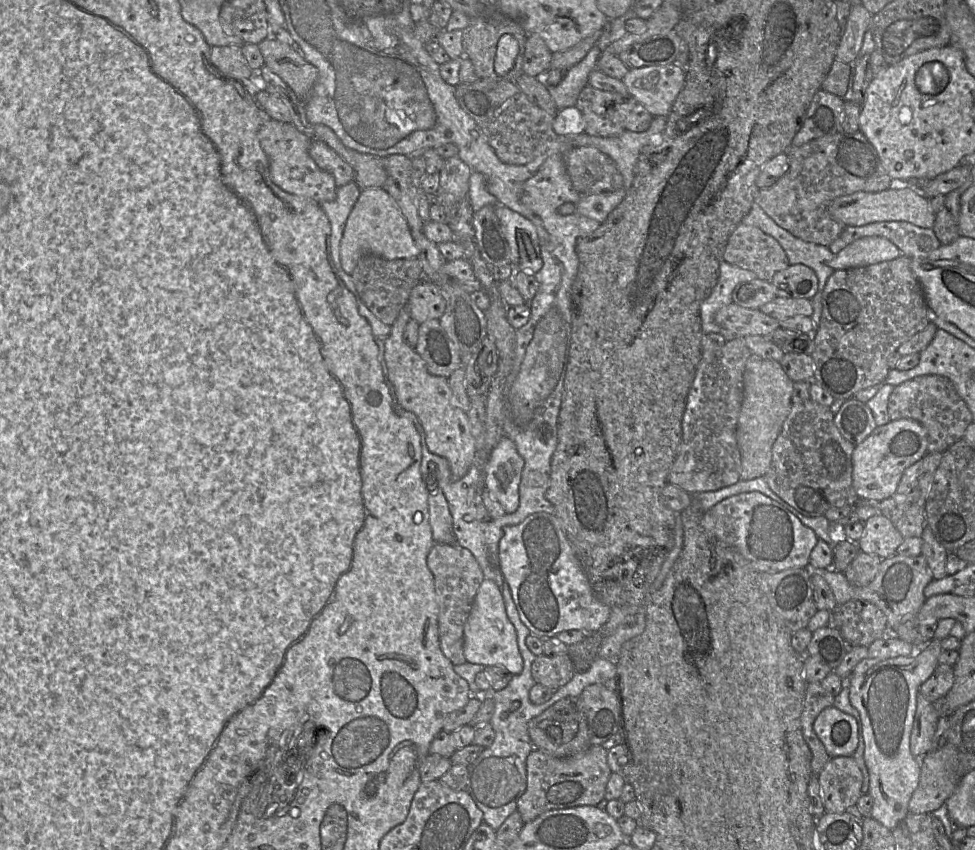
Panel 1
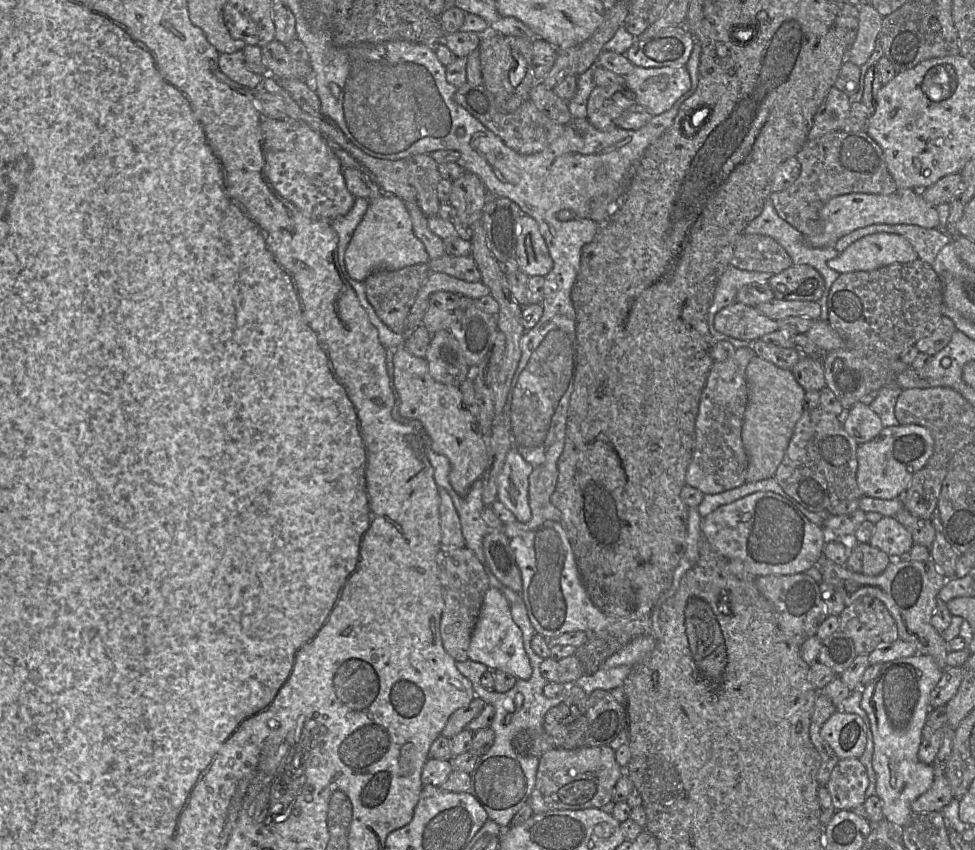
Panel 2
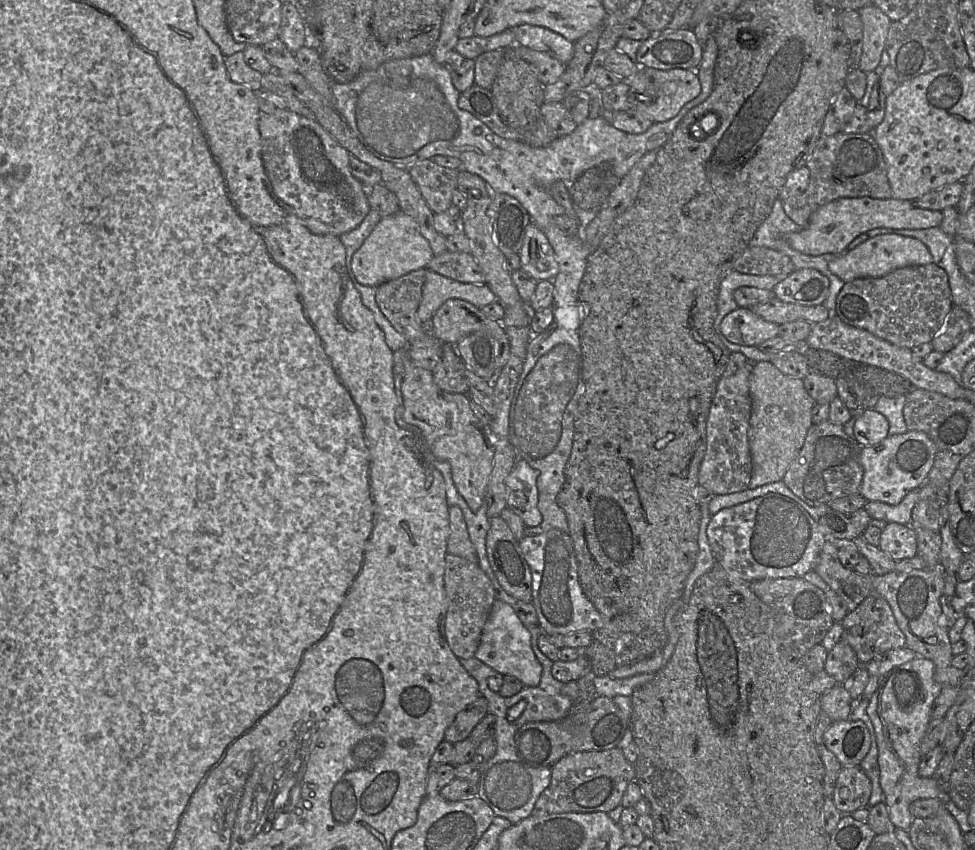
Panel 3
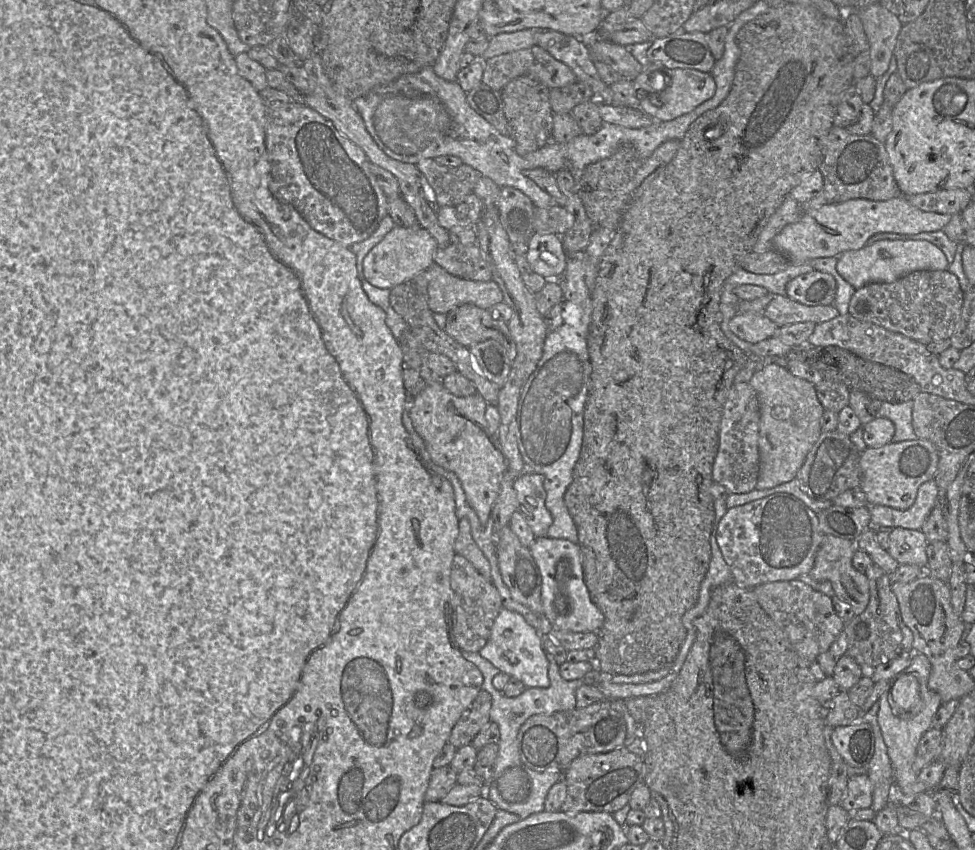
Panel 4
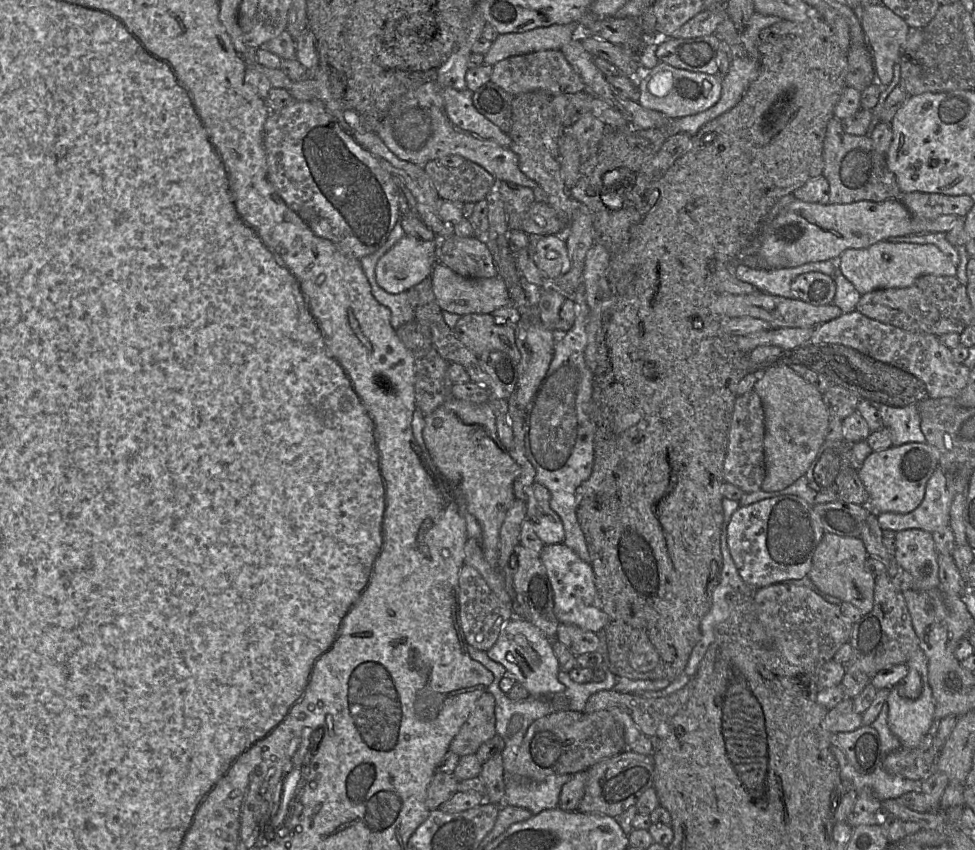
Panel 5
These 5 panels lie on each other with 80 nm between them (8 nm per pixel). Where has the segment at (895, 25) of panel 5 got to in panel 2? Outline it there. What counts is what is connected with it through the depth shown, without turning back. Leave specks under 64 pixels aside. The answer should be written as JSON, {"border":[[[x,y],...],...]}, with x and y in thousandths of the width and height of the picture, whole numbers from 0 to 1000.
{"border":[[[892,5],[880,8],[881,27],[876,49],[868,62],[868,71],[883,79],[893,67],[905,32],[906,19]]]}

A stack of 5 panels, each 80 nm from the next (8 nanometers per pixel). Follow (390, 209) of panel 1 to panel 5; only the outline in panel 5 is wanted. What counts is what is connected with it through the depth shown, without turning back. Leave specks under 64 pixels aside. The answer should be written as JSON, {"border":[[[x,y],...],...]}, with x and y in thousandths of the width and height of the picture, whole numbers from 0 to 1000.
{"border":[[[414,276],[387,307],[387,334],[399,345],[411,345],[440,327],[448,309],[450,282],[432,284]]]}

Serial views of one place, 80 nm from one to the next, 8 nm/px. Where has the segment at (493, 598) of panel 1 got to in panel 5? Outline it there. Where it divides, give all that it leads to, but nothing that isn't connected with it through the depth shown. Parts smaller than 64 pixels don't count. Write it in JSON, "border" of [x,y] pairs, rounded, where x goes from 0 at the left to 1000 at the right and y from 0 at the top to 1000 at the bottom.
{"border":[[[525,726],[516,736],[508,758],[499,765],[503,775],[513,780],[537,806],[544,818],[575,826],[579,806],[572,799],[573,778],[568,769],[566,753],[546,734],[534,726]]]}

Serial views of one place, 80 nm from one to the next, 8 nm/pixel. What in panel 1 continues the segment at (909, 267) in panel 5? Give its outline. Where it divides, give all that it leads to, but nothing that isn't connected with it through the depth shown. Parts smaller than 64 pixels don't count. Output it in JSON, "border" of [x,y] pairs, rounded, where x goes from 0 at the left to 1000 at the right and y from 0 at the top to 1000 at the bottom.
{"border":[[[890,278],[868,289],[849,308],[849,313],[855,318],[880,315],[913,307],[925,300],[913,282],[903,278]]]}

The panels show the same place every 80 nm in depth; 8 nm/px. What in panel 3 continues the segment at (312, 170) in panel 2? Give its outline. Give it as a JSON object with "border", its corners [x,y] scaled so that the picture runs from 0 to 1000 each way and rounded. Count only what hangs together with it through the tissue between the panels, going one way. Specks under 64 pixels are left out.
{"border":[[[296,128],[268,134],[266,154],[269,187],[282,229],[295,241],[321,274],[349,278],[369,265],[379,248],[373,218],[359,200],[359,180],[324,140],[309,136]]]}

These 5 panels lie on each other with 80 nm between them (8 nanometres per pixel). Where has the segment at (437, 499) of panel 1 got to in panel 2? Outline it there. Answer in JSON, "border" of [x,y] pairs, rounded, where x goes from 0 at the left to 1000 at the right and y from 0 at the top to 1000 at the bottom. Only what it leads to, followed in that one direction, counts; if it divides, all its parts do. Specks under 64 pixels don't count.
{"border":[[[450,575],[450,607],[453,625],[452,641],[456,645],[476,645],[477,634],[474,628],[472,609],[463,585],[457,576]]]}

